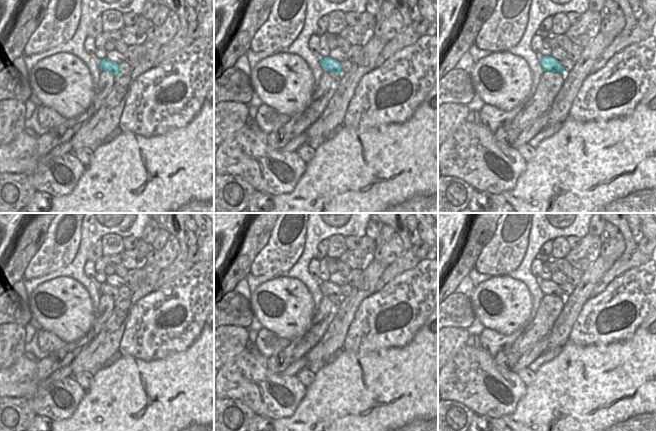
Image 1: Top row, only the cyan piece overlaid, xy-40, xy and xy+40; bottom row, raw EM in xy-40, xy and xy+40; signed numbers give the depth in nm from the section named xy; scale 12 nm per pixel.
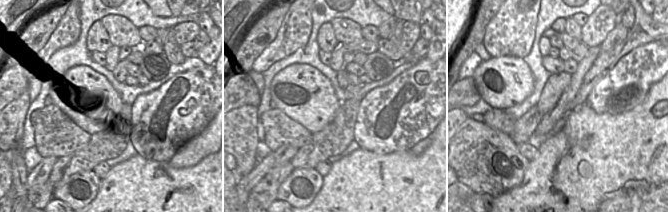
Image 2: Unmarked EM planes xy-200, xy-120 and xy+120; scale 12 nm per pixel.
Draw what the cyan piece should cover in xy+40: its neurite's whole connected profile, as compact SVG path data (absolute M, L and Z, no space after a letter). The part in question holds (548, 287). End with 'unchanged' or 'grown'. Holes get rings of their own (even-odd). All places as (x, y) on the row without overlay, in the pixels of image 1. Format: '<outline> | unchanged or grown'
M539 279L539 286L544 295L559 296L561 298L564 298L563 291L560 288L560 285L551 280Z | unchanged

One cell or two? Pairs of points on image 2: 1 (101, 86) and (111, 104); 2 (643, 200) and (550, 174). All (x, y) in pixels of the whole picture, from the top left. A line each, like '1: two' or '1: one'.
1: one
2: one

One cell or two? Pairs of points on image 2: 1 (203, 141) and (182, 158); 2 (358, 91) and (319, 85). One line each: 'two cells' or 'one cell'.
1: one cell
2: two cells

